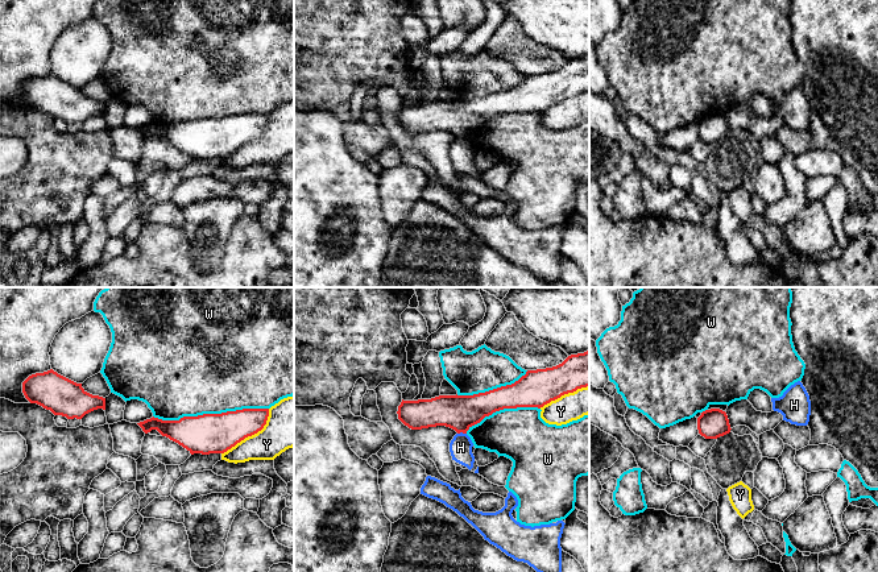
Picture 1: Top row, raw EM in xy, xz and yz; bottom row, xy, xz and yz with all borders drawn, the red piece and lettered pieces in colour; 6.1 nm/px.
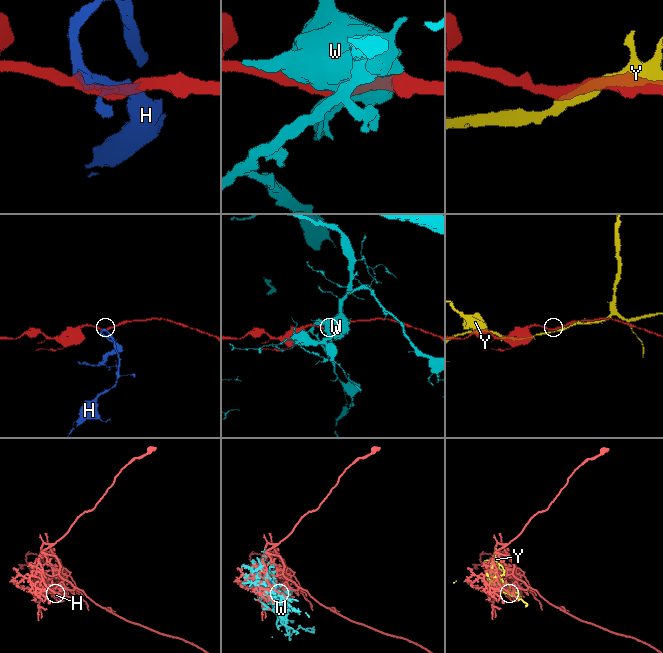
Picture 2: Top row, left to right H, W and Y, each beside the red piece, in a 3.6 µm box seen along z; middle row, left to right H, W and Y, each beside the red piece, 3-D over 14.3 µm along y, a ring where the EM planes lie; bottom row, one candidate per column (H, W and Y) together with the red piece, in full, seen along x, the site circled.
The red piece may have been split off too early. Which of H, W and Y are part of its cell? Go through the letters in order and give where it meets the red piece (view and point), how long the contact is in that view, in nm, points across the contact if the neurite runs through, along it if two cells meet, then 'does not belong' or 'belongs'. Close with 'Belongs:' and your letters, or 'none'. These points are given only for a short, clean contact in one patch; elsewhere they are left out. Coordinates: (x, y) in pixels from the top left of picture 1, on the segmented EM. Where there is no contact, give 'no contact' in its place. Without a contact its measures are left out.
H: xz (462, 431) | 60 nm | does not belong
W: xy (210, 414) | 700 nm | does not belong
Y: xy (251, 435) | 400 nm | does not belong
Belongs: none

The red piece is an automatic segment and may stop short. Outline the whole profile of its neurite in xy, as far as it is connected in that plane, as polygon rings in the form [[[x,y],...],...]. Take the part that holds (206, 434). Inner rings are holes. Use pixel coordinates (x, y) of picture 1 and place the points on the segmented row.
[[[243,409],[221,414],[183,416],[179,420],[150,418],[137,423],[145,434],[157,430],[191,455],[224,453],[266,424],[269,409]]]

